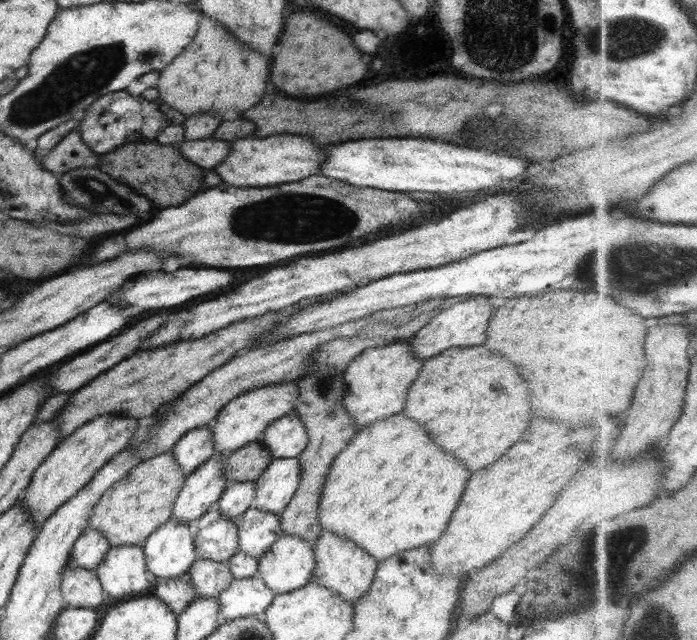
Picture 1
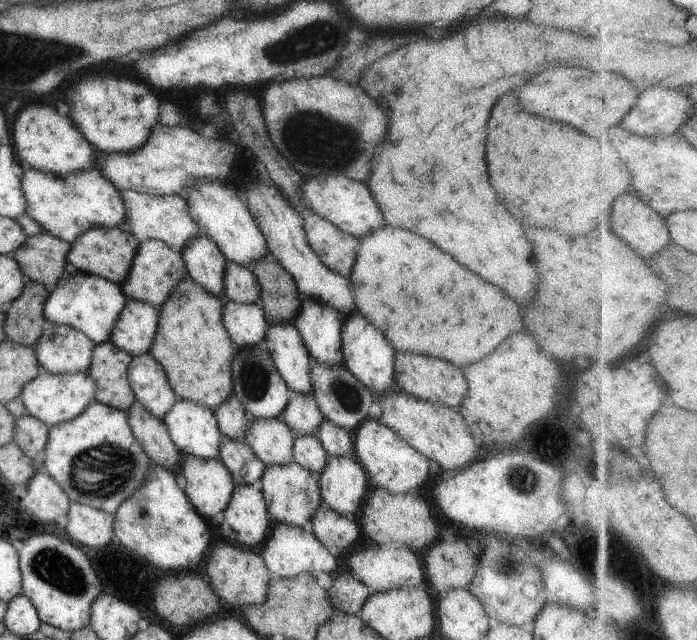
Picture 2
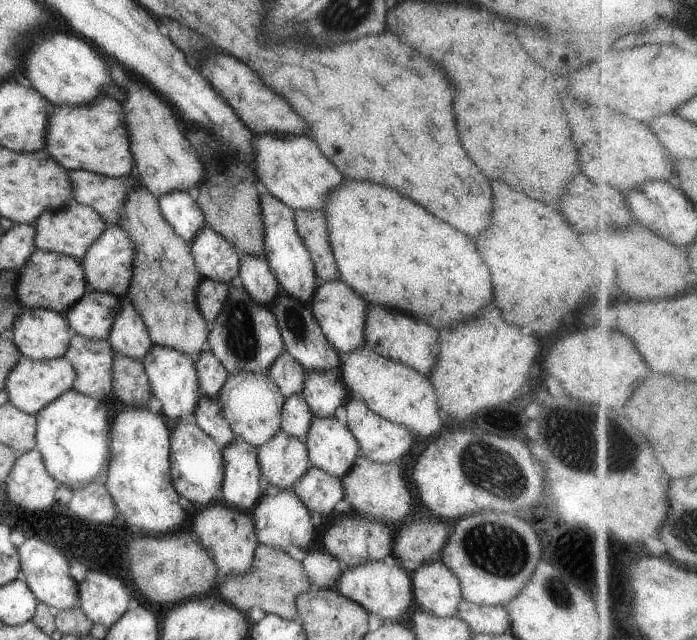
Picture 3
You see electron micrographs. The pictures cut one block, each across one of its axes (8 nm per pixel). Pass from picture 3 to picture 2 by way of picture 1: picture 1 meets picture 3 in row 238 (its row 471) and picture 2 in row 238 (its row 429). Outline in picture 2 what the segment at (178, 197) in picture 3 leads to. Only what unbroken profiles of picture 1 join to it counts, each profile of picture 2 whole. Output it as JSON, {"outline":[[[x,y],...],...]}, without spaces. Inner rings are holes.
{"outline":[[[201,233],[182,250],[182,260],[188,276],[226,303],[228,300],[224,294],[224,274],[227,260],[216,243]]]}

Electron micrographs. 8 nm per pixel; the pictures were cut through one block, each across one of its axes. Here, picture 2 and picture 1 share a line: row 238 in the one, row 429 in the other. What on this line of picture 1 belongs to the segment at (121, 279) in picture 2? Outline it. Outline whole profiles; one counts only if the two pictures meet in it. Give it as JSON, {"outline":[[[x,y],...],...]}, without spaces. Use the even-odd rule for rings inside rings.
{"outline":[[[98,415],[59,442],[57,448],[34,471],[32,480],[20,499],[31,514],[31,519],[35,520],[37,530],[61,504],[76,496],[100,468],[128,447],[140,422],[137,418],[122,415]]]}

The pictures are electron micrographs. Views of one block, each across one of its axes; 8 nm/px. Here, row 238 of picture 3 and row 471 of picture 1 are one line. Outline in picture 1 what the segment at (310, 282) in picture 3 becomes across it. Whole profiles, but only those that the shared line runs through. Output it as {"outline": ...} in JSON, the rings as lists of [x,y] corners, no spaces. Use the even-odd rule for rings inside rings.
{"outline":[[[272,458],[255,481],[252,507],[279,515],[294,496],[301,481],[301,464],[297,458]]]}

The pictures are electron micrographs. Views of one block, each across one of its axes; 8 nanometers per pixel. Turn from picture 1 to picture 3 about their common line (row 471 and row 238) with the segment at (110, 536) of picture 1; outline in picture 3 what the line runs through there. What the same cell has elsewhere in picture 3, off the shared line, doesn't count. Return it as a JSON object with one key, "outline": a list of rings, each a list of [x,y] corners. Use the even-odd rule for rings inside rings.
{"outline":[[[139,175],[136,188],[124,204],[124,216],[116,226],[126,230],[136,246],[127,296],[144,320],[153,344],[174,348],[194,361],[202,352],[210,352],[209,326],[196,304],[196,292],[203,276],[196,268],[189,243],[166,222],[160,212],[159,198],[142,184]]]}

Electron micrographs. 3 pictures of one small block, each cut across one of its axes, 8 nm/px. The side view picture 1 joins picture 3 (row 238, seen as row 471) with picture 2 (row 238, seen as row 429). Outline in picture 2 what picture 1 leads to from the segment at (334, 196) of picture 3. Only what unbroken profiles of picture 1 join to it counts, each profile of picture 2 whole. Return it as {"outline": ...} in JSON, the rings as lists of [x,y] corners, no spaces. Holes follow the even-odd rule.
{"outline":[[[390,224],[359,239],[349,281],[357,310],[384,332],[396,352],[418,352],[464,368],[494,352],[494,348],[510,334],[522,330],[518,306],[500,288],[470,274],[470,270],[458,264],[450,254],[444,254],[418,234],[410,234],[408,230],[402,232]]]}

